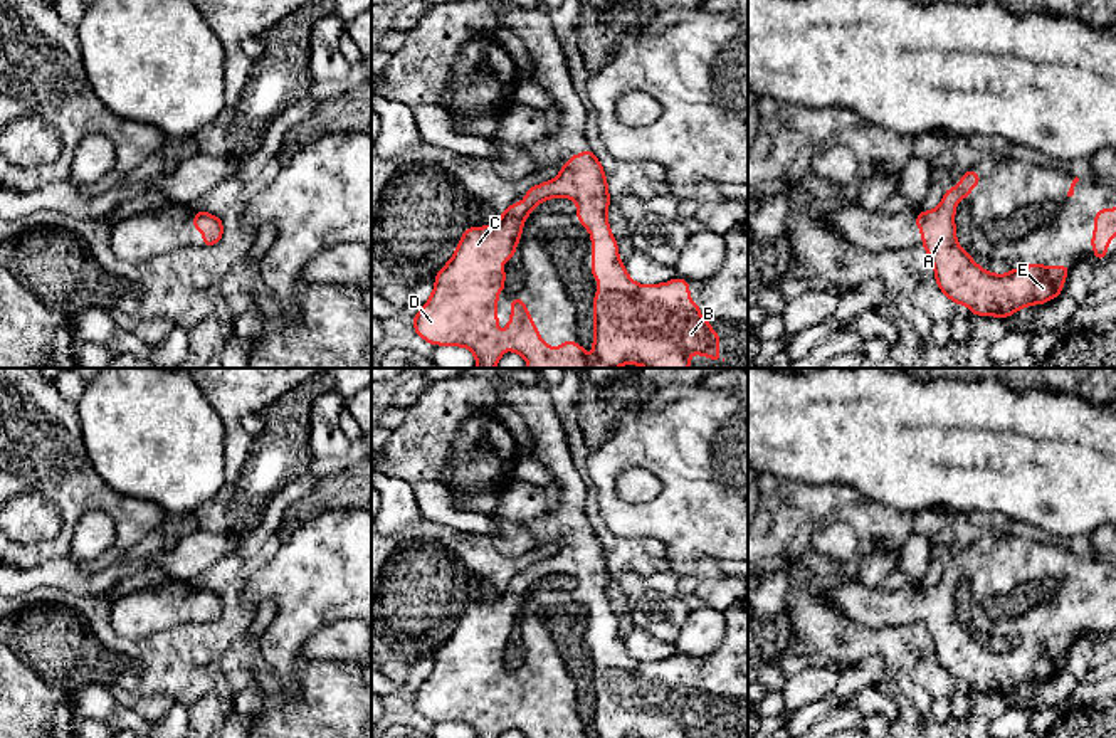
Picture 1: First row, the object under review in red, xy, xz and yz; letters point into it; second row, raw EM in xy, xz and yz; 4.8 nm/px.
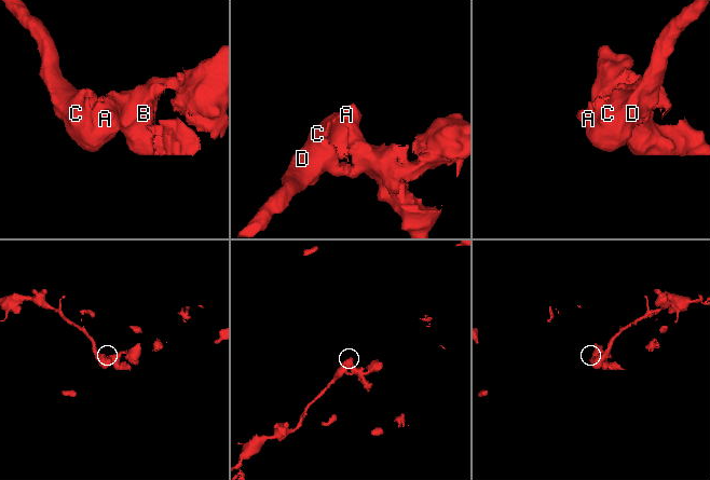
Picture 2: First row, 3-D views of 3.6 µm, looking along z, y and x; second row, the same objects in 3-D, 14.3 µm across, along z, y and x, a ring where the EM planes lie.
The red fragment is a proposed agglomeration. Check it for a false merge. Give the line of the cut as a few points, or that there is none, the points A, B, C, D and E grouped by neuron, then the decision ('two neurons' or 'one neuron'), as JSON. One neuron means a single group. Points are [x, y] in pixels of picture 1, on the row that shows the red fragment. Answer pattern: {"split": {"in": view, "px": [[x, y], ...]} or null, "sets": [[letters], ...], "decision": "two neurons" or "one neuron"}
{"split": null, "sets": [["A", "B", "C", "D", "E"]], "decision": "one neuron"}

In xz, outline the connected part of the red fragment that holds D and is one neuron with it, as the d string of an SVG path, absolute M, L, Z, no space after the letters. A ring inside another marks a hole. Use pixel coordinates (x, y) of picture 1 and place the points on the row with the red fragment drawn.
M592 150L570 156L558 177L531 187L523 203L508 210L487 227L469 227L452 259L437 272L434 291L425 306L412 318L417 336L430 345L464 346L476 355L477 368L496 368L506 346L526 358L528 368L617 368L642 365L645 368L689 368L691 355L711 356L719 363L719 333L709 328L709 319L698 316L701 304L691 303L689 281L676 277L664 284L644 286L634 282L619 259L619 245L610 232L607 208L610 205L605 171ZM550 198L576 202L576 219L592 234L592 276L598 279L593 296L593 356L587 356L580 343L565 340L556 350L538 336L531 313L523 298L511 299L511 323L504 326L504 343L497 343L497 293L506 289L504 274L509 266L526 217Z

